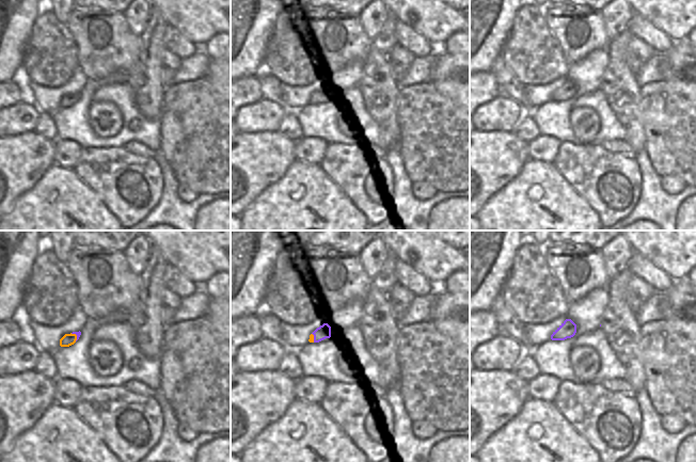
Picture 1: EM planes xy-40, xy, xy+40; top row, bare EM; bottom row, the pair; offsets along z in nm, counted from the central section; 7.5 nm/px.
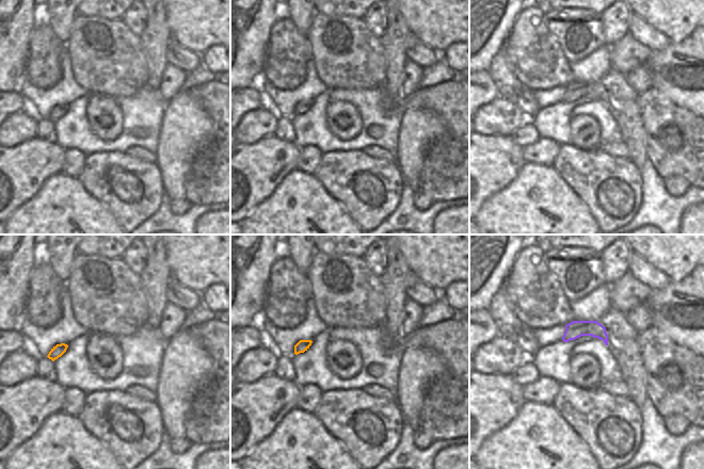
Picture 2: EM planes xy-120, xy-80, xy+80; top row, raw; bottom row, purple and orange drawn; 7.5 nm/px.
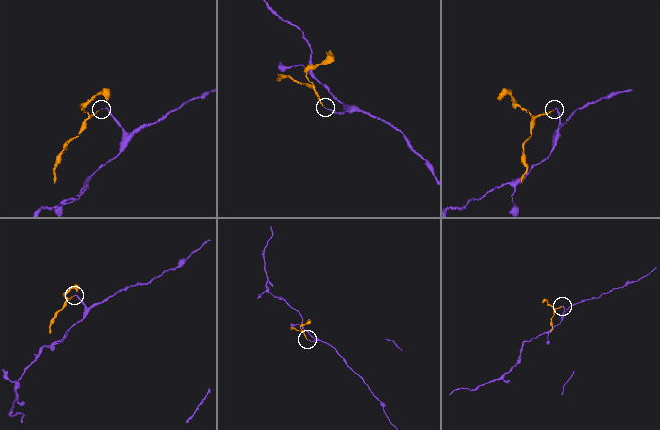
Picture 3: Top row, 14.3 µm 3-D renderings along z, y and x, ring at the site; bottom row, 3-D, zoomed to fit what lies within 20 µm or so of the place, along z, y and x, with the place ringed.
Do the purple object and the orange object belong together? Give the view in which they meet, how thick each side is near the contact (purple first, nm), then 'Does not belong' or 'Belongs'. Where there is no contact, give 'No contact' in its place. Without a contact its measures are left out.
Touches purple in xy-40. Thickness 40 nm (purple) against 90 nm. Does not belong

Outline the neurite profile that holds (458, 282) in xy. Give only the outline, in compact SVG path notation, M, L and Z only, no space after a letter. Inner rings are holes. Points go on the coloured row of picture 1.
M458 270L444 282L444 291L470 297L470 270Z

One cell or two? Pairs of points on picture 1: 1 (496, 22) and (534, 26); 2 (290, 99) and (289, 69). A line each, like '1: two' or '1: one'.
1: two
2: two

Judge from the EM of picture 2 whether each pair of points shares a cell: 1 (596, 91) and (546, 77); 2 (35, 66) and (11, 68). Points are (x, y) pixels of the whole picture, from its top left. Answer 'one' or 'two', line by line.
1: one
2: two

